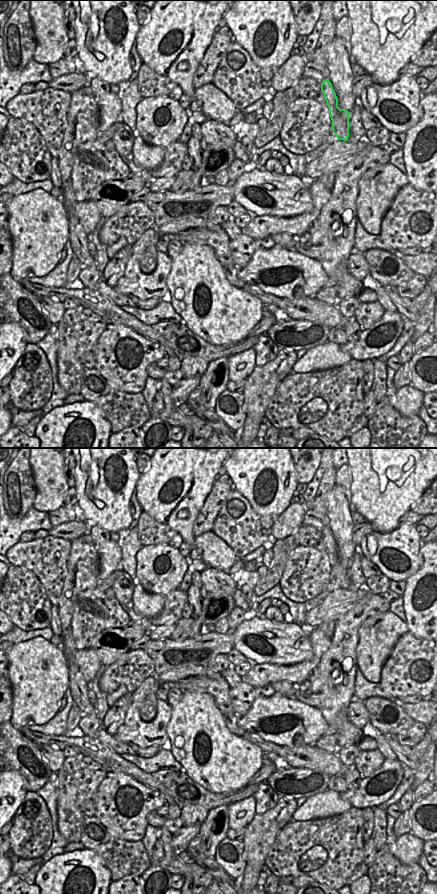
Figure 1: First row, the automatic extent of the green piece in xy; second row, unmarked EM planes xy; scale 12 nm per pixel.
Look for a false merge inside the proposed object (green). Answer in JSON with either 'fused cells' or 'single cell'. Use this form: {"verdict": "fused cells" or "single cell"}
{"verdict": "single cell"}

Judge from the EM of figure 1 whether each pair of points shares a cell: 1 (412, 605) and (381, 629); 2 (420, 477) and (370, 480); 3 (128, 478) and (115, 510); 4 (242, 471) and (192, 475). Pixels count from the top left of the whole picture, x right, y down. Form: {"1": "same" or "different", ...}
{"1": "different", "2": "same", "3": "same", "4": "different"}

